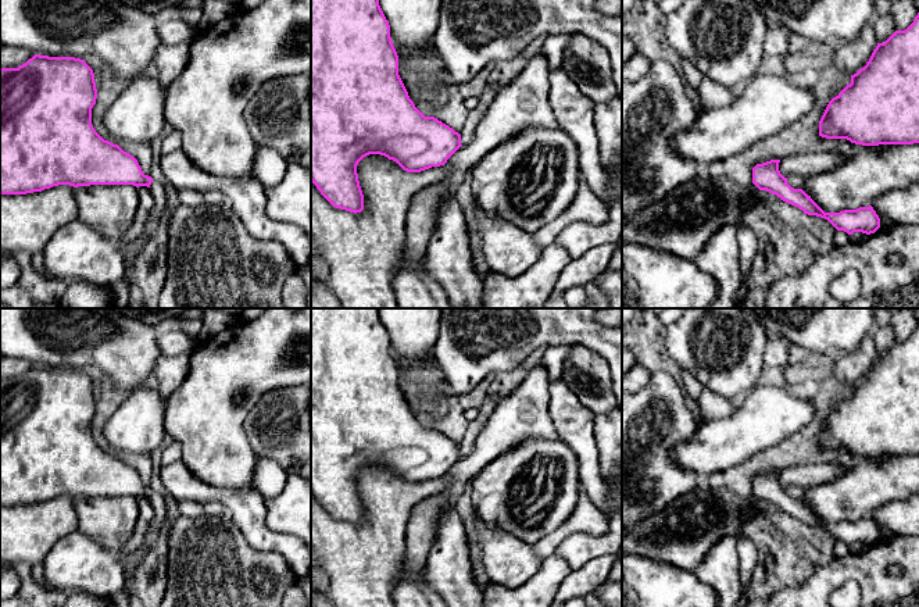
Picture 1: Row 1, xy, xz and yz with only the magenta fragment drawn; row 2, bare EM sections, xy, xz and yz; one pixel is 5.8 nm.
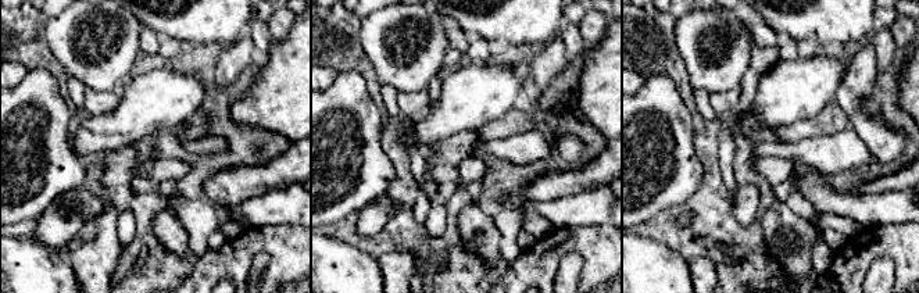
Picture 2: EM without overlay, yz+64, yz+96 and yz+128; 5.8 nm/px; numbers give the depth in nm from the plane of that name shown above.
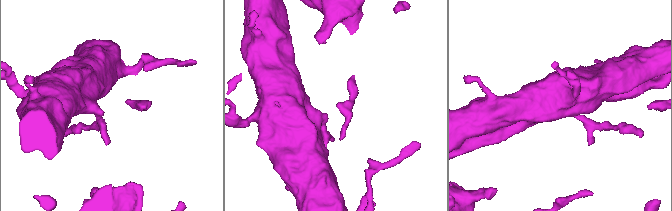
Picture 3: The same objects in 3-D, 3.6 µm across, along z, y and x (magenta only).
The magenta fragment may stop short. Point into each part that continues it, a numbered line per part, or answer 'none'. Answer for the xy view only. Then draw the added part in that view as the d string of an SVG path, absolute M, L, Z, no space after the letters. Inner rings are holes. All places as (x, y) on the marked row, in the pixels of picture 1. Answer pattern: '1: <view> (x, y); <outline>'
1: xy (132, 249); M153 181L149 189L155 200L155 206L146 224L144 232L139 235L135 242L129 242L125 244L122 251L124 260L135 258L143 250L146 242L149 240L154 229L161 224L161 215L167 207L165 188L161 182Z

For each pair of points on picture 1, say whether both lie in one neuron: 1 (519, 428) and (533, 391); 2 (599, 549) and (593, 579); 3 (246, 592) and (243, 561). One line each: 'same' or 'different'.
1: same
2: different
3: same

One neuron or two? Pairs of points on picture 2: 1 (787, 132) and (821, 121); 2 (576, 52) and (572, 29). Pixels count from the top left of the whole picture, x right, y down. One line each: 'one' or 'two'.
1: one
2: one

